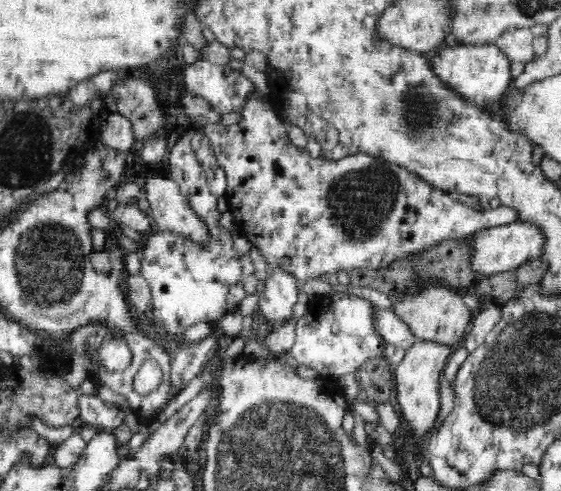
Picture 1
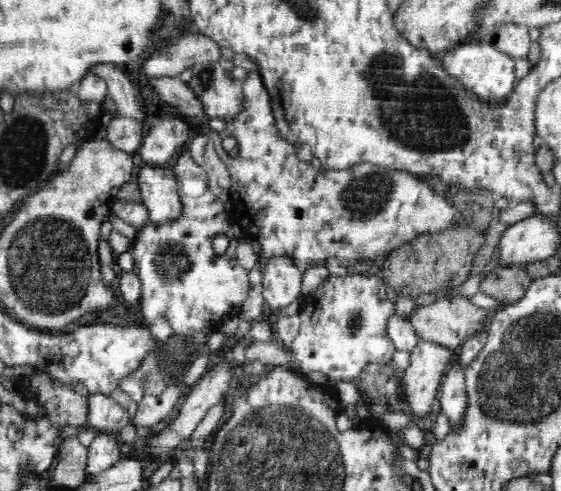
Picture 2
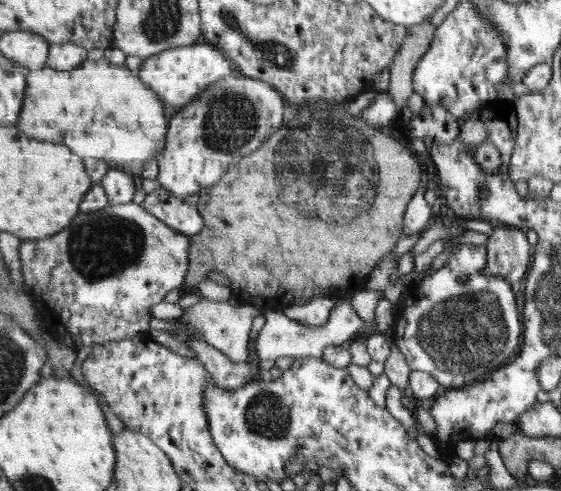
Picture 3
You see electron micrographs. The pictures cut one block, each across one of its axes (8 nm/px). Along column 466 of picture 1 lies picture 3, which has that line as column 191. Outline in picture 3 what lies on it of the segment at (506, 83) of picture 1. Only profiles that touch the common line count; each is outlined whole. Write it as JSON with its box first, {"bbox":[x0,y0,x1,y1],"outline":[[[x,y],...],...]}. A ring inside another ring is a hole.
{"bbox":[138,41,238,109],"outline":[[[200,41],[191,46],[177,47],[145,59],[138,75],[147,83],[167,106],[177,109],[191,104],[209,86],[238,72],[238,68],[217,46]]]}

